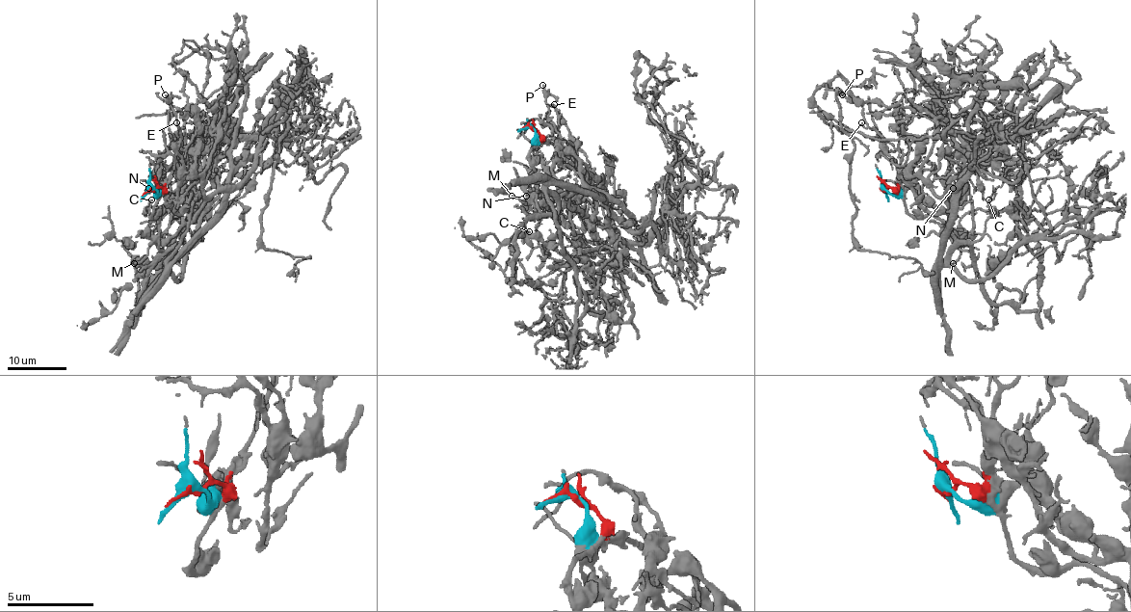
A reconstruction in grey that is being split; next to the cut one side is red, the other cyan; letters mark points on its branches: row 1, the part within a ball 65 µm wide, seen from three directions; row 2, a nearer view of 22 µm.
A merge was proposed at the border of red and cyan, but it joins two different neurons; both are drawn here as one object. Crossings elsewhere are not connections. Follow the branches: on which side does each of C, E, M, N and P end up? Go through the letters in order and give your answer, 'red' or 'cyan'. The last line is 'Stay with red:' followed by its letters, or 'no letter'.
C: cyan
E: red
M: cyan
N: cyan
P: red
Stay with red: E, P

